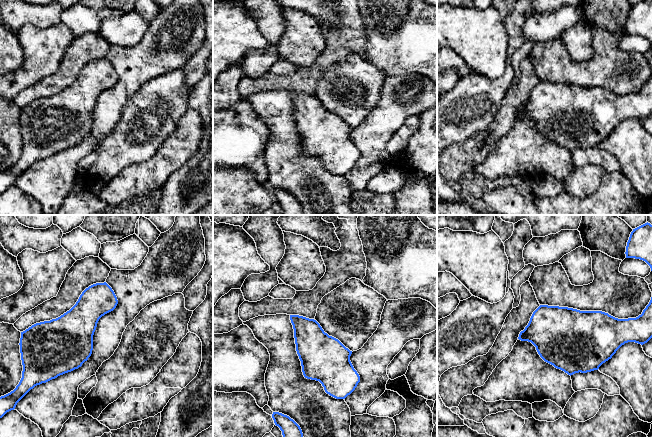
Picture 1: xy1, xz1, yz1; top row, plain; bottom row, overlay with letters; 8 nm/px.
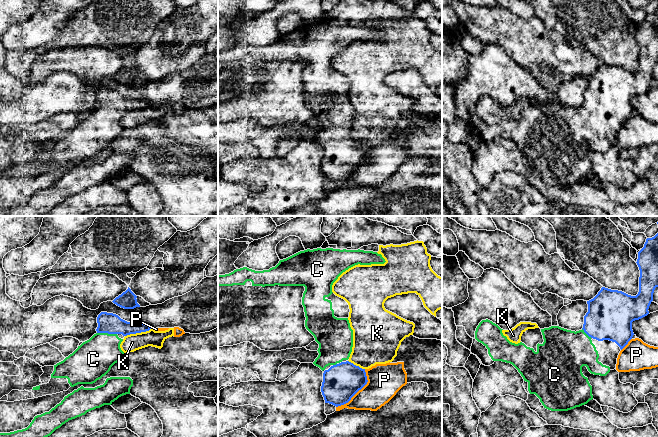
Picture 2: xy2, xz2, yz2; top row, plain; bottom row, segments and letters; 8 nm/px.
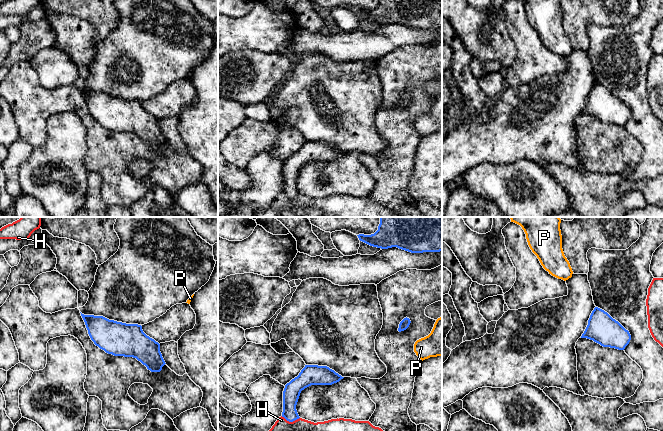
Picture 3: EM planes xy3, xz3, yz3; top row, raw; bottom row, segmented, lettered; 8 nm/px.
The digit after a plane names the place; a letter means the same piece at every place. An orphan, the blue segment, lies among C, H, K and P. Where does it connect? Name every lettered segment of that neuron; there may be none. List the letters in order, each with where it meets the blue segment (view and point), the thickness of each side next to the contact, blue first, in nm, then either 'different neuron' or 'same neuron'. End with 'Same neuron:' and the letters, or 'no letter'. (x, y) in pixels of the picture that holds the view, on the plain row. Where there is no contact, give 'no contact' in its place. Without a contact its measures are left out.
C: contact xy2 (107, 108); calibres 170 and 320 nm; same neuron
H: contact xz3 (290, 197); calibres 140 and 340 nm; different neuron
K: contact xy2 (137, 108); calibres 170 and 140 nm; different neuron
P: contact xz2 (358, 166); calibres 300 and 280 nm; different neuron
Same neuron: C

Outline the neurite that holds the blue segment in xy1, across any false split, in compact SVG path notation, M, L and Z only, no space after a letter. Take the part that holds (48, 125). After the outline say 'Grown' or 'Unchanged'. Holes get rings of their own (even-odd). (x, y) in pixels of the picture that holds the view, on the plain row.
M106 58L96 59L86 64L76 80L60 93L36 99L21 108L22 154L13 167L0 173L0 194L14 186L17 179L35 162L81 143L92 130L93 111L99 95L113 87L117 80L112 64Z. Unchanged

